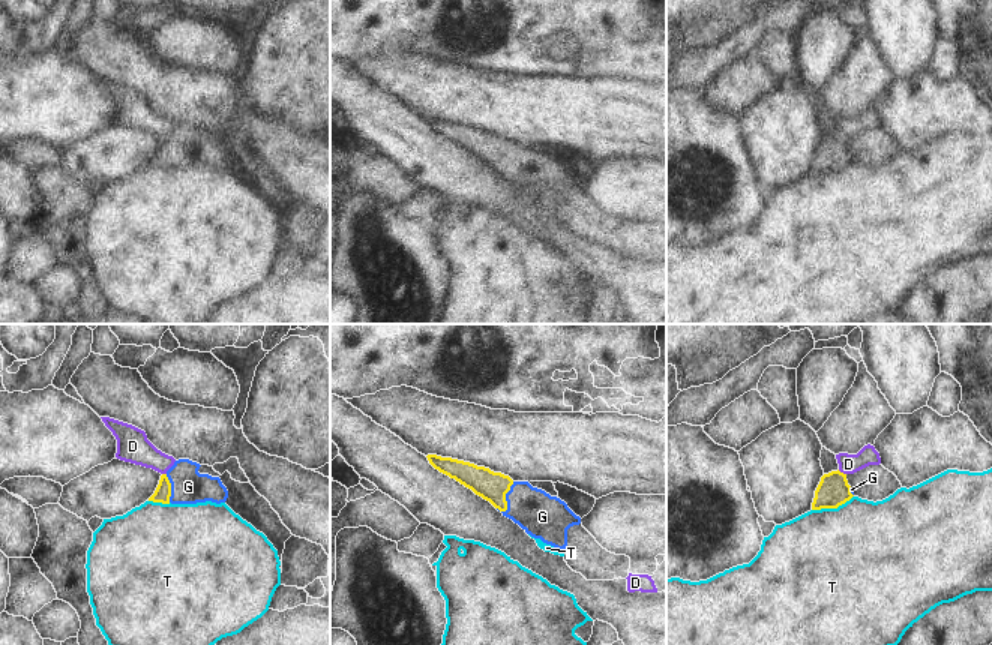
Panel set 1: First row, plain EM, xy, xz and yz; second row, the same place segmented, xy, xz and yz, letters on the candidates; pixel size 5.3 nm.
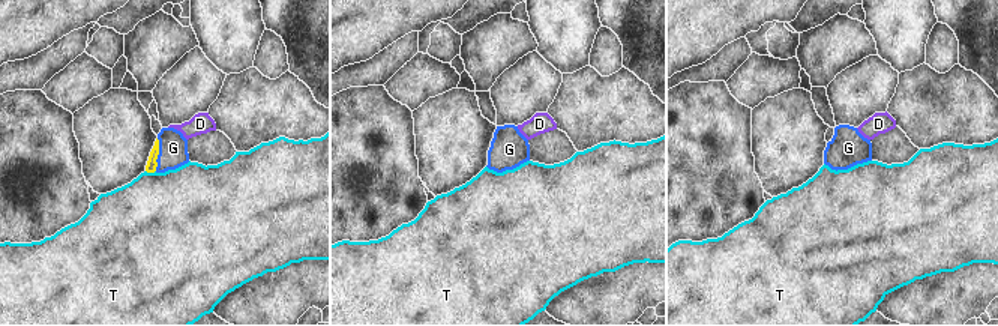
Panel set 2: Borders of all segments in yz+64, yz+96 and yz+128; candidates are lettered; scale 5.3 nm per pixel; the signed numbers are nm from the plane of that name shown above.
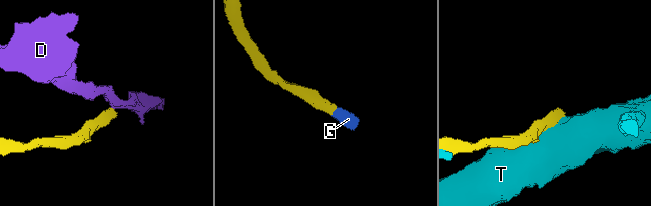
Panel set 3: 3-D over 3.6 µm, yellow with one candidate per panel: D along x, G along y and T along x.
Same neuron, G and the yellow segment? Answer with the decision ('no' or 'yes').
yes

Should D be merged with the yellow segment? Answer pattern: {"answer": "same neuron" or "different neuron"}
{"answer": "different neuron"}

